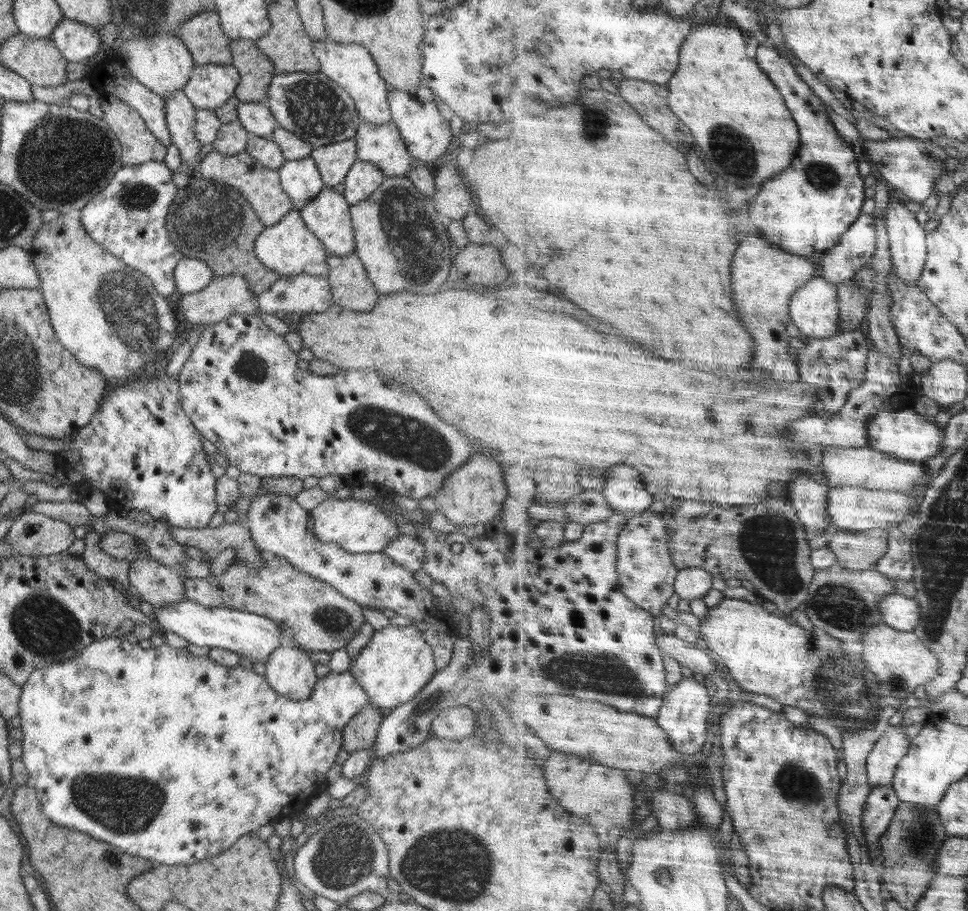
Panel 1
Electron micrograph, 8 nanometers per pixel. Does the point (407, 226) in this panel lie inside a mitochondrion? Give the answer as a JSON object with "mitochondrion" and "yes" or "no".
{"mitochondrion":"yes"}

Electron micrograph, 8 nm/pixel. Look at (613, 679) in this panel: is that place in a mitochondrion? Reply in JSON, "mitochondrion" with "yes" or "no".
{"mitochondrion":"yes"}

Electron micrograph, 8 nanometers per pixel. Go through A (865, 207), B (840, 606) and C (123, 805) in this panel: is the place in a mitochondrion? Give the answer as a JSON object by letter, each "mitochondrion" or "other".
{"A":"other","B":"mitochondrion","C":"mitochondrion"}

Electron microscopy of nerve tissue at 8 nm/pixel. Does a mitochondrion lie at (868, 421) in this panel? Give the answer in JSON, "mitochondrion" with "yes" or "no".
{"mitochondrion":"no"}

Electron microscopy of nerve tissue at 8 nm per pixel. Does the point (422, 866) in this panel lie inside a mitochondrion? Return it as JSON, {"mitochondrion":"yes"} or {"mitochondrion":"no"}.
{"mitochondrion":"yes"}

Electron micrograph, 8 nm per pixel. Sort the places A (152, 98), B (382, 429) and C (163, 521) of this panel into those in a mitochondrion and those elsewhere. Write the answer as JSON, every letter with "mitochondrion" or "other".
{"A":"other","B":"mitochondrion","C":"other"}

